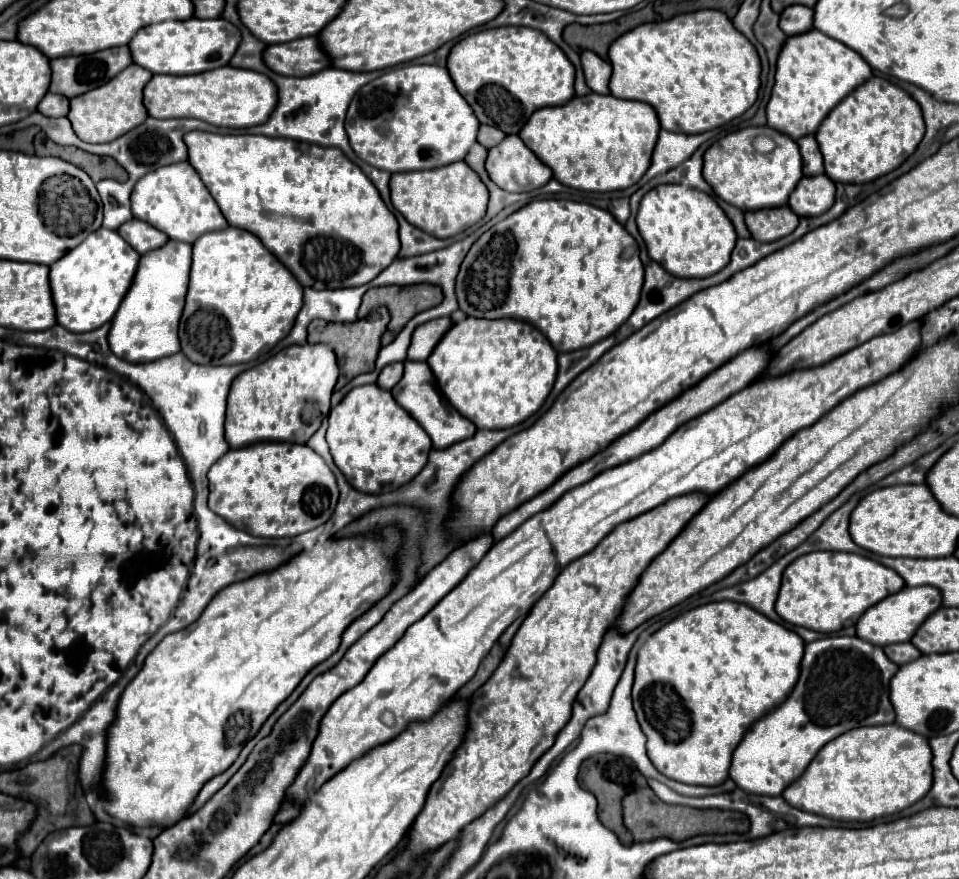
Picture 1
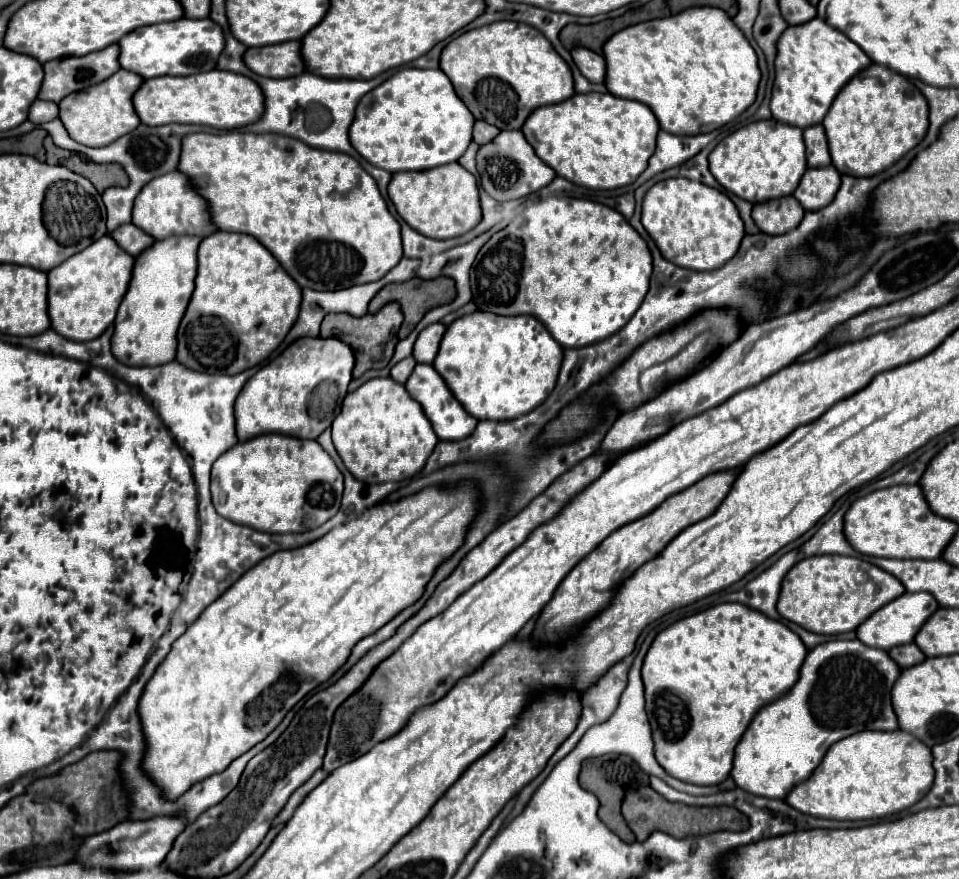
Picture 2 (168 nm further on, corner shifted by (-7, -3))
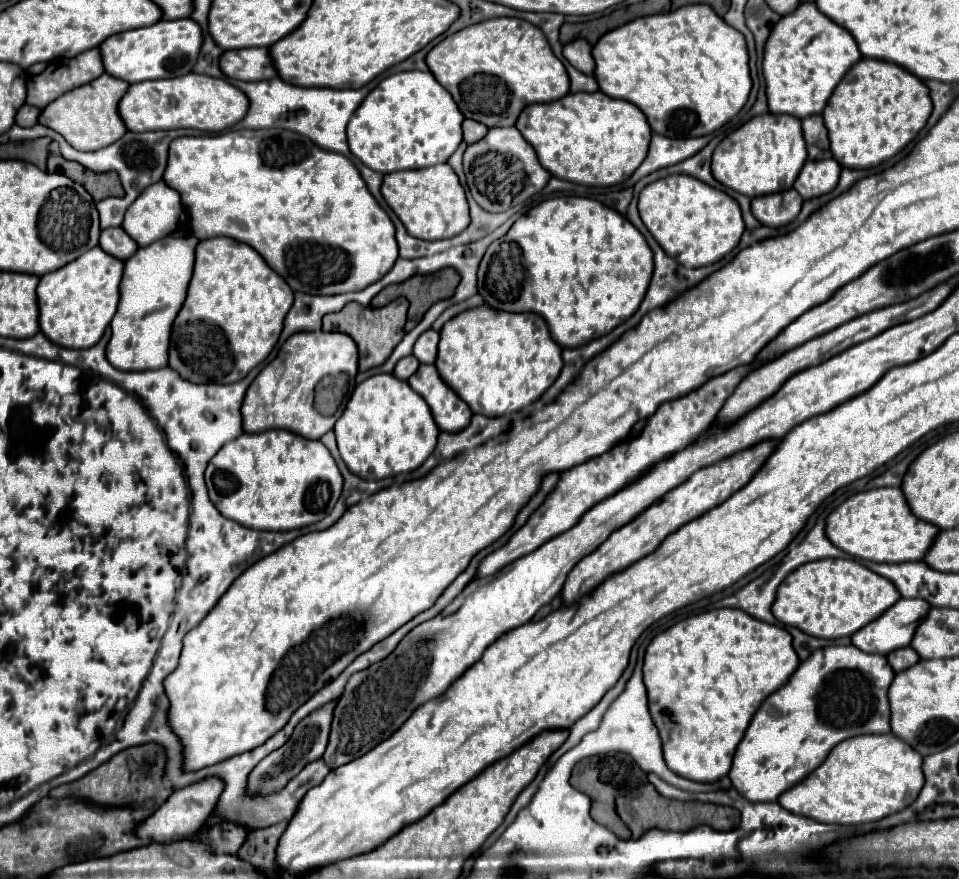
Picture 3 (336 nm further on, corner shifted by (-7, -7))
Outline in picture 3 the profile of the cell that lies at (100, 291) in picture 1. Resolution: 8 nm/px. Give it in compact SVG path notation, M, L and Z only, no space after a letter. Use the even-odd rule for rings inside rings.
M93 248L85 256L73 260L57 272L41 276L37 286L39 298L39 326L41 332L57 346L85 350L97 344L105 328L113 320L119 304L119 284L125 264L115 256L107 256L103 248Z

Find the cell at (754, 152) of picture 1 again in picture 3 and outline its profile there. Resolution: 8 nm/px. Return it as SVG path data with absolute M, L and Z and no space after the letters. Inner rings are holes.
M763 114L745 122L715 148L711 172L725 188L757 198L793 188L805 162L807 148L801 134L801 122L785 114Z

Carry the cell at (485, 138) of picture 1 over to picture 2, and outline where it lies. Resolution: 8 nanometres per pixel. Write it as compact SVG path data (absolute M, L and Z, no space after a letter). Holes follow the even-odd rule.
M475 120L475 126L473 126L473 140L475 140L477 144L489 142L489 140L493 140L497 134L499 134L499 130L493 128L491 124L485 124L483 120Z

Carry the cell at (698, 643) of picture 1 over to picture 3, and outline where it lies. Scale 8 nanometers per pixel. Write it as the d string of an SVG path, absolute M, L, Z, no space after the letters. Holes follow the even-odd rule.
M721 608L685 618L657 634L645 652L643 682L649 696L649 712L663 742L663 758L669 770L695 782L717 782L727 776L737 744L741 742L761 702L773 694L797 670L797 654L785 628L761 622L741 610Z

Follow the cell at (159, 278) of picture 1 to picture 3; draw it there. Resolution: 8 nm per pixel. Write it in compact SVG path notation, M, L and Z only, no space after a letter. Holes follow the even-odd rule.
M195 236L165 238L139 248L127 262L121 280L121 298L117 314L111 322L111 340L107 344L107 360L121 370L153 370L167 366L169 332L177 312L183 308L187 286L193 274Z

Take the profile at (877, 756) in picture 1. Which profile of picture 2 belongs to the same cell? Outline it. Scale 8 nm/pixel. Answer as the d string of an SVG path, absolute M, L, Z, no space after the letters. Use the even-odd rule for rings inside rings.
M859 732L839 740L829 748L823 762L801 784L797 784L785 802L795 810L831 820L875 820L913 806L933 784L931 750L915 736L893 732Z

